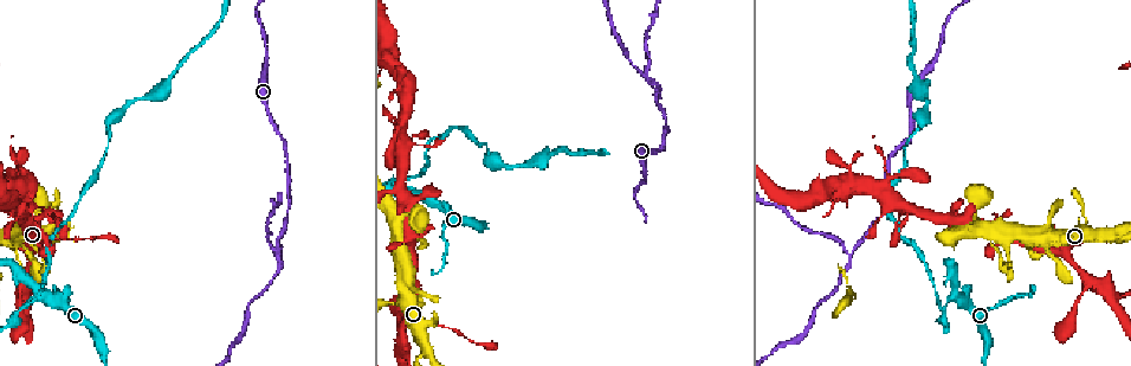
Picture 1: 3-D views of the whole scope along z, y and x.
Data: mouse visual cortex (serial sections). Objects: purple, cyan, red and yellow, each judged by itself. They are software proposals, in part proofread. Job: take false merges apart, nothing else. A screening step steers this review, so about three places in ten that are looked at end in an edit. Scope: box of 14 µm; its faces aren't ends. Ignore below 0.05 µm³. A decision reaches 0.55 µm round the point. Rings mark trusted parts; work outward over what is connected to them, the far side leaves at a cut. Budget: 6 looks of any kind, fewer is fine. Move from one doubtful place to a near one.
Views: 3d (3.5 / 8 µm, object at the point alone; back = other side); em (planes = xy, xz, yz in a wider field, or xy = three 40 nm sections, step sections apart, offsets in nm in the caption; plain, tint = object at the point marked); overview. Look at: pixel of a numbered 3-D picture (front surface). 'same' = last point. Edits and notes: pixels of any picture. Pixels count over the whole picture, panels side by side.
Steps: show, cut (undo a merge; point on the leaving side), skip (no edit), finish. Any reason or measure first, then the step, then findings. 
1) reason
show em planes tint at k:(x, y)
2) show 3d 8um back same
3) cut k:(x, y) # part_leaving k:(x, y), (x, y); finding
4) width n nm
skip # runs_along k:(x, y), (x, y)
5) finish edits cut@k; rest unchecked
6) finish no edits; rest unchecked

two arms in line, one across
show 3d 8um at 1:(22, 305)

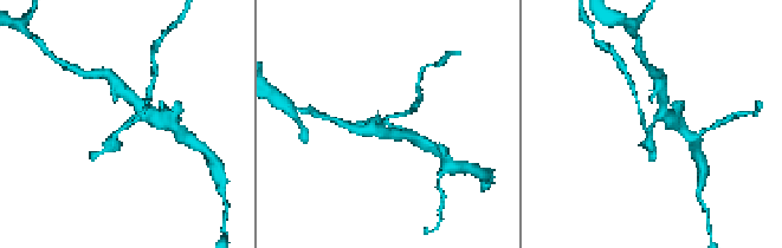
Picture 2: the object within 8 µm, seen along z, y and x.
show 3d 3.5um at 2:(386, 123)

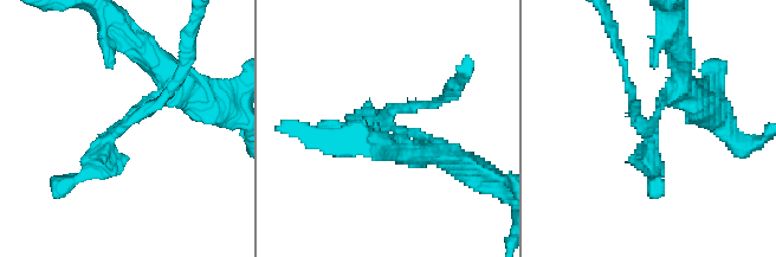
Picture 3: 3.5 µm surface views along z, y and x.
arms 3; arm_widths 150, 200, 250 nm
show em xy step 5 tint at 3:(125, 123)

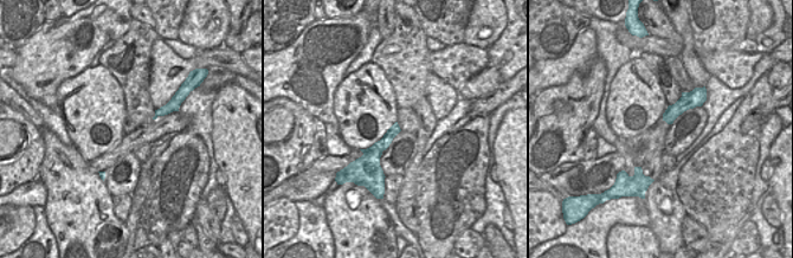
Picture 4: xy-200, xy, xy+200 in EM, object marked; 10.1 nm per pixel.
cut 3:(424, 104) # part_leaving 3:(388, 117), (434, 105), (453, 87); two cells meet here

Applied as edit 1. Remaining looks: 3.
three-way junction
show 3d 3.5um at 1:(1060, 251)

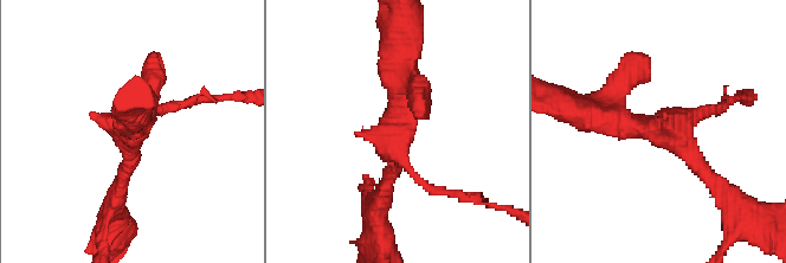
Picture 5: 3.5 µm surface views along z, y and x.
now the EM
show em xy step 3 tint at 5:(396, 135)

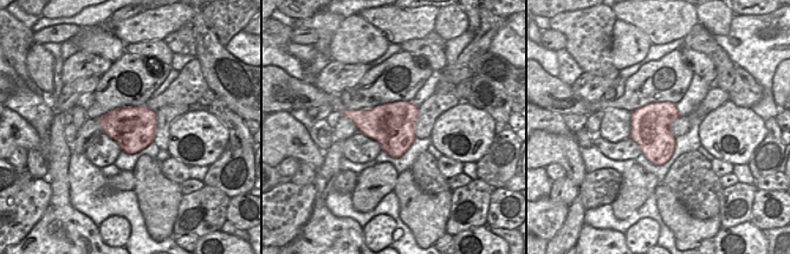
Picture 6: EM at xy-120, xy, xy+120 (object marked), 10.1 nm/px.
show em xy step 2 tint same

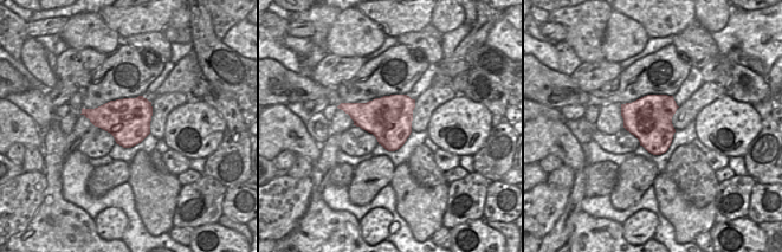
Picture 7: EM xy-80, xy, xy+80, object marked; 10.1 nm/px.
skip # runs_along 5:(588, 114), (664, 128), (720, 186); all the same cell

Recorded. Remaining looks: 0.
finish edits cut@3; rest unchecked

